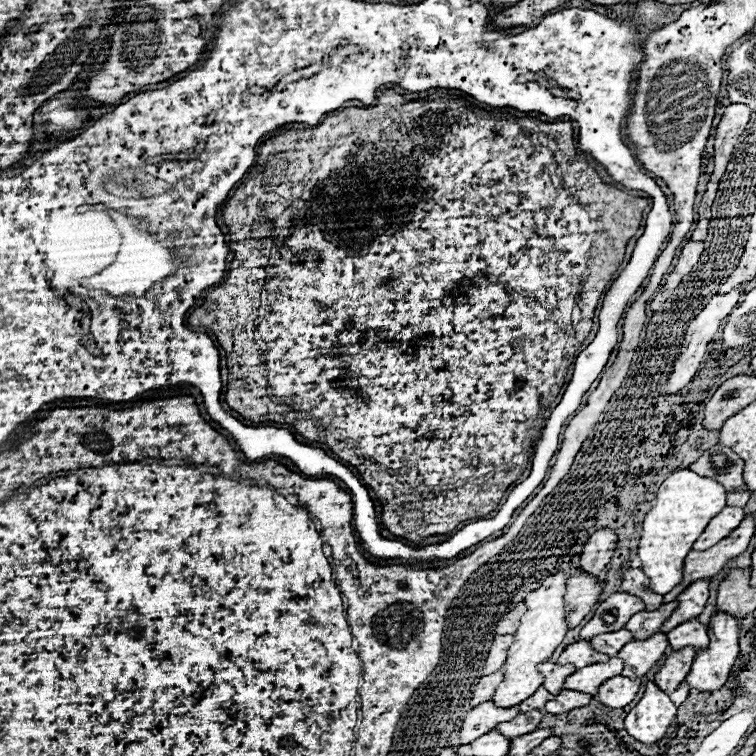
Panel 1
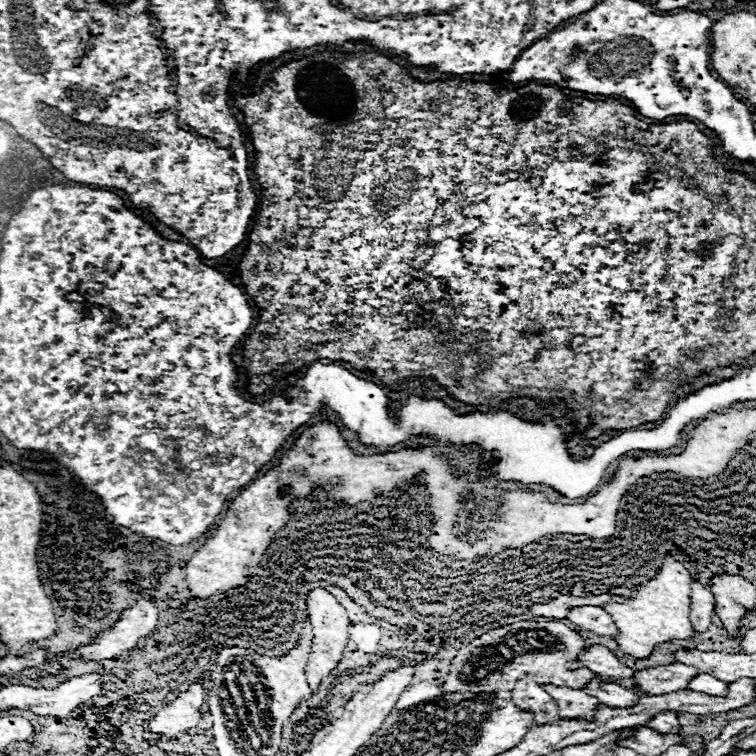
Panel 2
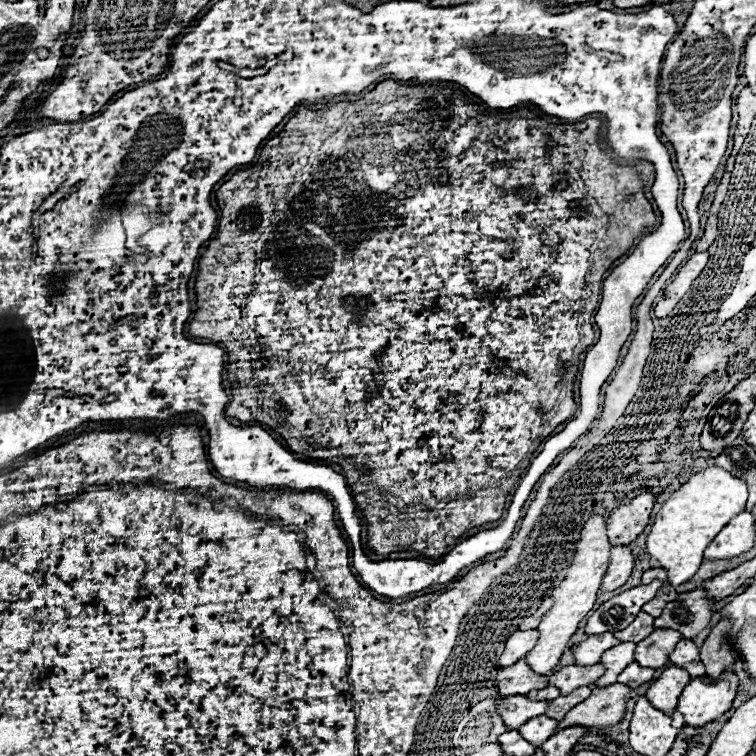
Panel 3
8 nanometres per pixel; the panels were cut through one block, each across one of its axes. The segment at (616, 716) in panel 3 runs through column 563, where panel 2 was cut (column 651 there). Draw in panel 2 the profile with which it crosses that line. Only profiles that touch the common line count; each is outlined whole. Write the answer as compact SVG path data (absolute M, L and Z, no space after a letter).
M662 712L662 714L654 716L646 726L660 734L678 734L680 732L680 722L674 712Z

